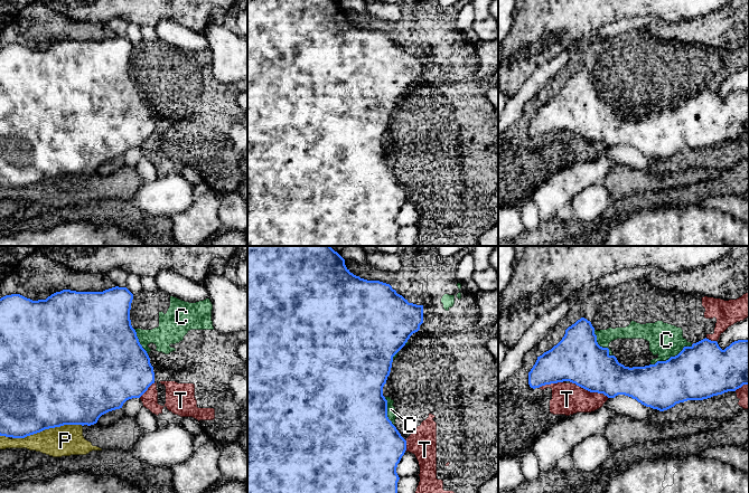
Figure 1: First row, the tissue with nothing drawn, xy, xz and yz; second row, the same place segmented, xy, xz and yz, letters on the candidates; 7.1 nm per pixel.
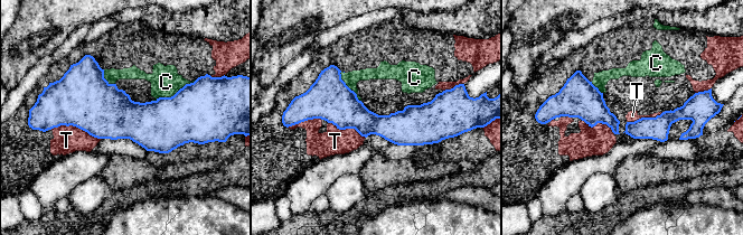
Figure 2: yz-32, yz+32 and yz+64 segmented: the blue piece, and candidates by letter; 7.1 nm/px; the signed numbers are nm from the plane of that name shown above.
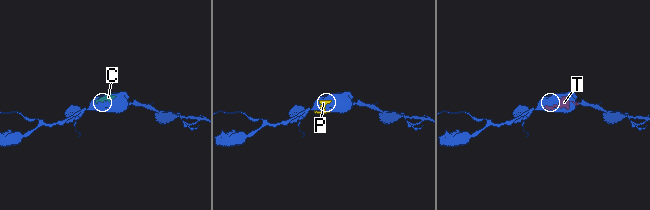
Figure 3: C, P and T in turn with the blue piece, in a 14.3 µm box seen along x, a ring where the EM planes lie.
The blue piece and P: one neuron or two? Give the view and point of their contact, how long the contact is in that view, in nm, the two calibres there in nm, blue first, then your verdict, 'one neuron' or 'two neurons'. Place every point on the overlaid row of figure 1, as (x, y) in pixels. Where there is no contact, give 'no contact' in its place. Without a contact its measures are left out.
xy (47, 428) | 500 nm | 500/220 nm | two neurons

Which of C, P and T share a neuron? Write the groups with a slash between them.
C T / P

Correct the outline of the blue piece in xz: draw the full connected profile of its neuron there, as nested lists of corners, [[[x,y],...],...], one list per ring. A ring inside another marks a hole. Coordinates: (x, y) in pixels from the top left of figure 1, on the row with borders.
[[[247,246],[247,493],[397,493],[397,482],[399,482],[399,480],[400,480],[400,477],[399,477],[399,475],[397,475],[397,473],[396,473],[396,467],[397,467],[397,464],[399,464],[399,463],[400,463],[400,461],[401,461],[401,458],[402,458],[402,456],[403,456],[403,455],[404,455],[404,453],[405,453],[405,451],[406,451],[406,440],[405,440],[405,439],[404,439],[404,438],[403,438],[403,437],[402,437],[402,436],[401,436],[401,434],[400,434],[400,433],[399,433],[399,430],[397,430],[397,429],[396,429],[396,427],[395,427],[395,426],[394,426],[394,425],[393,425],[393,424],[392,424],[392,421],[391,421],[391,420],[390,420],[390,419],[388,419],[388,417],[387,417],[387,400],[386,400],[386,399],[385,399],[385,397],[384,397],[384,396],[383,396],[383,387],[384,387],[384,385],[385,385],[385,383],[386,383],[386,380],[387,380],[387,377],[388,377],[388,376],[390,376],[390,372],[391,372],[391,368],[392,368],[392,362],[393,362],[393,357],[394,357],[394,355],[395,355],[395,354],[396,354],[396,353],[397,353],[397,352],[399,352],[399,351],[400,351],[400,350],[401,350],[401,349],[402,349],[402,348],[403,348],[403,347],[404,347],[404,345],[405,345],[405,343],[406,343],[406,342],[408,342],[408,340],[409,340],[409,339],[410,339],[410,336],[411,336],[411,335],[412,335],[412,334],[413,334],[413,333],[415,333],[415,332],[418,332],[418,331],[419,331],[419,330],[420,330],[420,325],[421,325],[421,324],[422,324],[422,323],[423,323],[423,305],[416,305],[416,304],[413,304],[413,303],[409,303],[409,302],[408,302],[408,300],[405,300],[405,298],[404,298],[404,297],[403,297],[403,296],[402,296],[402,295],[400,295],[400,294],[397,294],[397,293],[396,293],[396,291],[395,291],[395,290],[393,290],[393,288],[392,288],[392,286],[391,286],[391,285],[390,285],[390,284],[386,284],[386,283],[383,283],[383,282],[380,282],[380,281],[367,281],[367,279],[364,279],[364,278],[361,278],[361,277],[359,277],[359,276],[356,276],[356,275],[354,275],[354,274],[353,274],[353,273],[350,273],[350,272],[349,272],[349,269],[348,269],[348,268],[347,268],[347,267],[346,267],[346,265],[345,265],[345,259],[344,259],[344,258],[343,258],[343,257],[341,257],[341,256],[340,256],[340,255],[339,255],[339,254],[338,254],[338,253],[337,253],[337,252],[335,252],[335,250],[334,250],[334,249],[333,249],[333,248],[331,248],[331,247],[330,247],[330,246]]]

